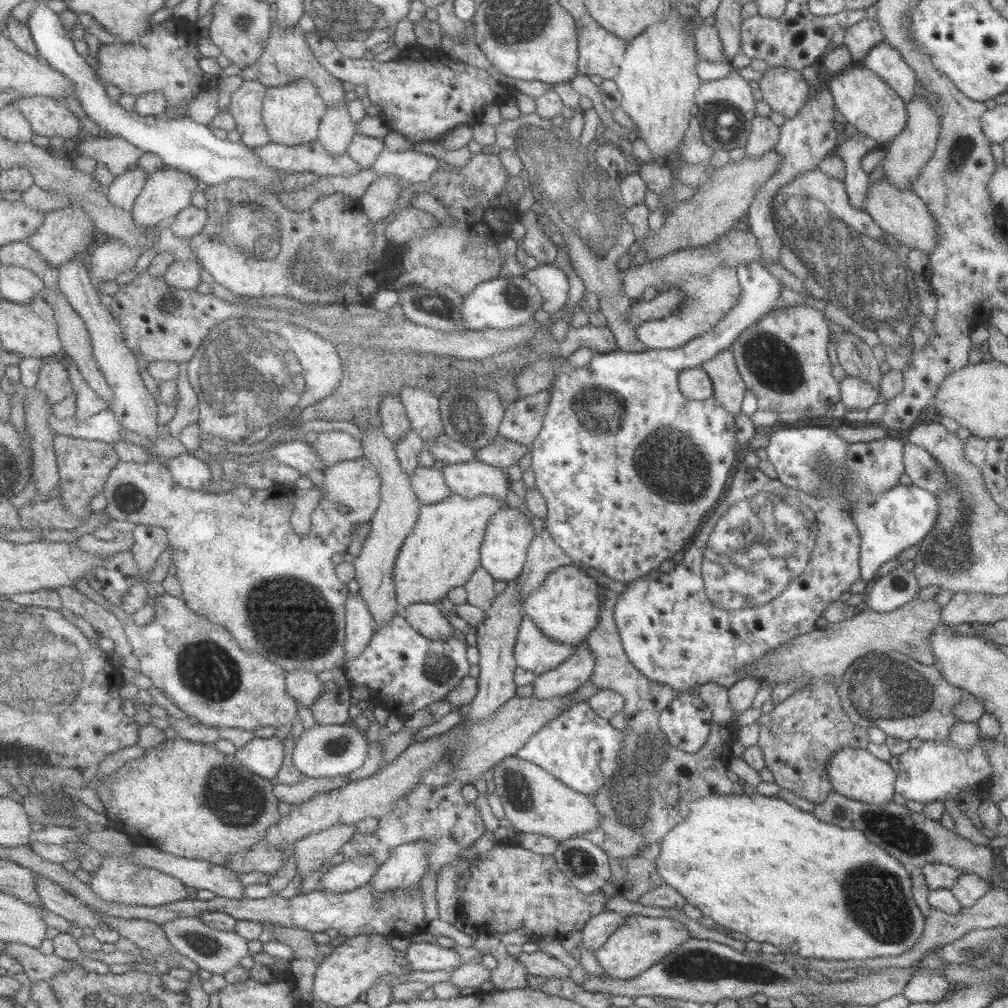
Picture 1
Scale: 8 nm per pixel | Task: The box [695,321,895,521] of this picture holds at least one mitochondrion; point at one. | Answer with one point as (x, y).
(821, 465)

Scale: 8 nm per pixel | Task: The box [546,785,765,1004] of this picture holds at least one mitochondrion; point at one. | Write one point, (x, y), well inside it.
(698, 964)

